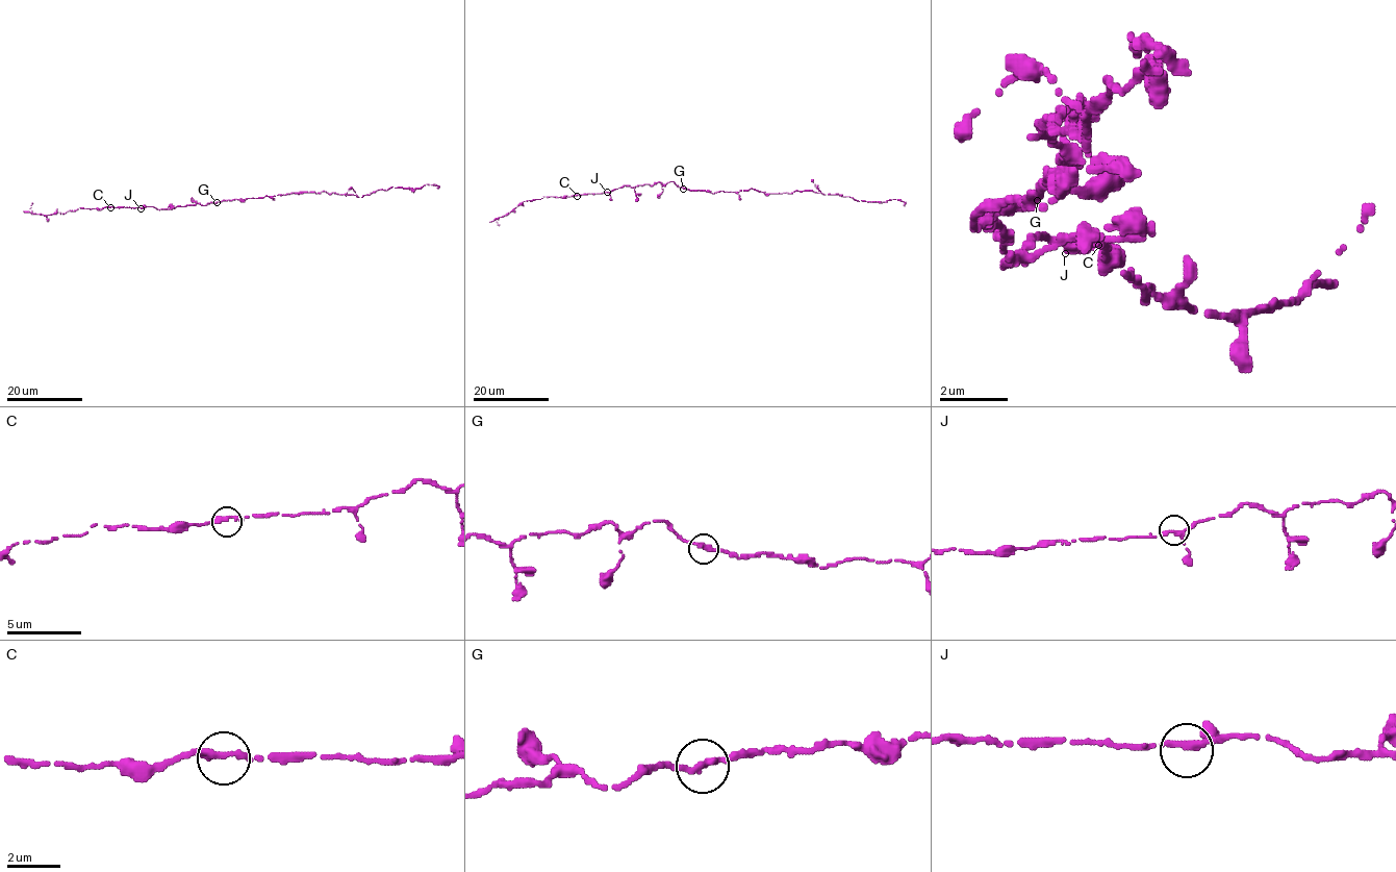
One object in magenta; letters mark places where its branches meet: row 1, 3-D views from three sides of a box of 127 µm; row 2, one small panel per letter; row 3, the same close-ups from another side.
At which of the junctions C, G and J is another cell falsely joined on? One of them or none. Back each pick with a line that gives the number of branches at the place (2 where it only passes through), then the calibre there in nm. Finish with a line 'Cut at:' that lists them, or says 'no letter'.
Cut at: no letter

